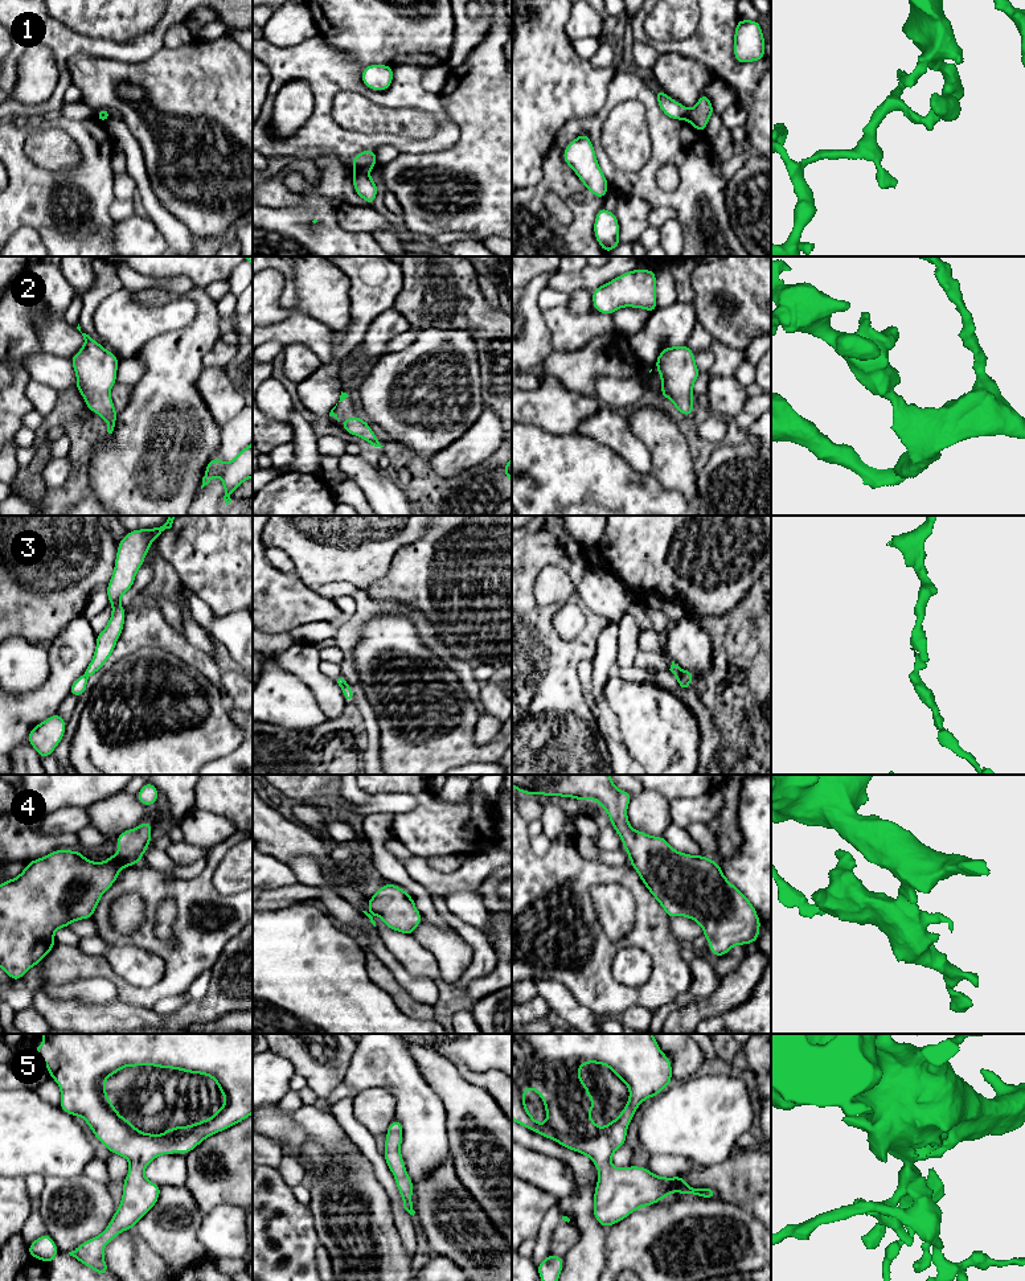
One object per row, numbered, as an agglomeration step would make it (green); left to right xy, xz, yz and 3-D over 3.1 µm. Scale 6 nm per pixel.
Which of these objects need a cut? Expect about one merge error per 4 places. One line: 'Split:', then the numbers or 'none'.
Split: 1, 3

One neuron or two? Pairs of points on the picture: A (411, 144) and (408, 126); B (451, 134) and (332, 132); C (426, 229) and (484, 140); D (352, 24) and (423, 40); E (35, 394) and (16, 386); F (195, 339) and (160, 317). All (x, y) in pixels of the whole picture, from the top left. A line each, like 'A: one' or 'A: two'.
A: two
B: one
C: one
D: one
E: two
F: two

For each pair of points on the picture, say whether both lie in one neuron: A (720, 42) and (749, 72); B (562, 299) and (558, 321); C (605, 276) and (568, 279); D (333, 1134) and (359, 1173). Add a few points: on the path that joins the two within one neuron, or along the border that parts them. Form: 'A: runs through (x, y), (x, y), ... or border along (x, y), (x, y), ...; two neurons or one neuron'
A: runs through (720, 52), (739, 72); one neuron
B: border along (565, 304), (550, 307), (544, 312); two neurons
C: runs through (595, 276), (577, 279); one neuron
D: border along (324, 1149), (329, 1157), (353, 1164); two neurons

